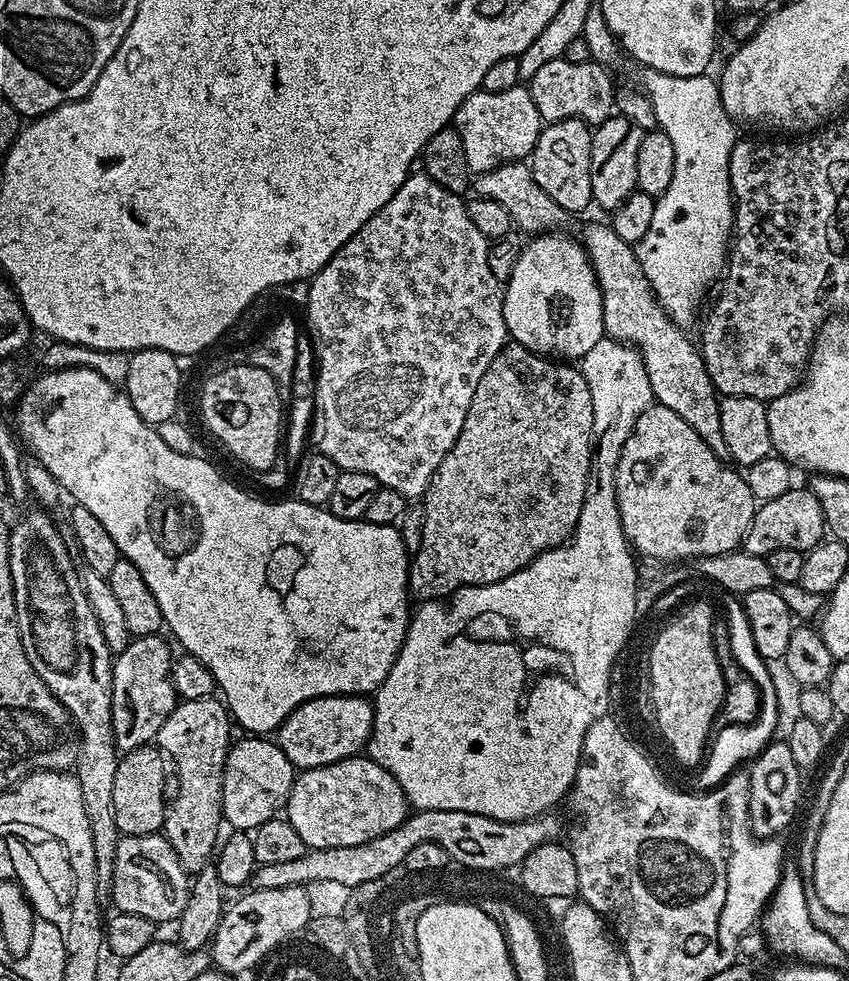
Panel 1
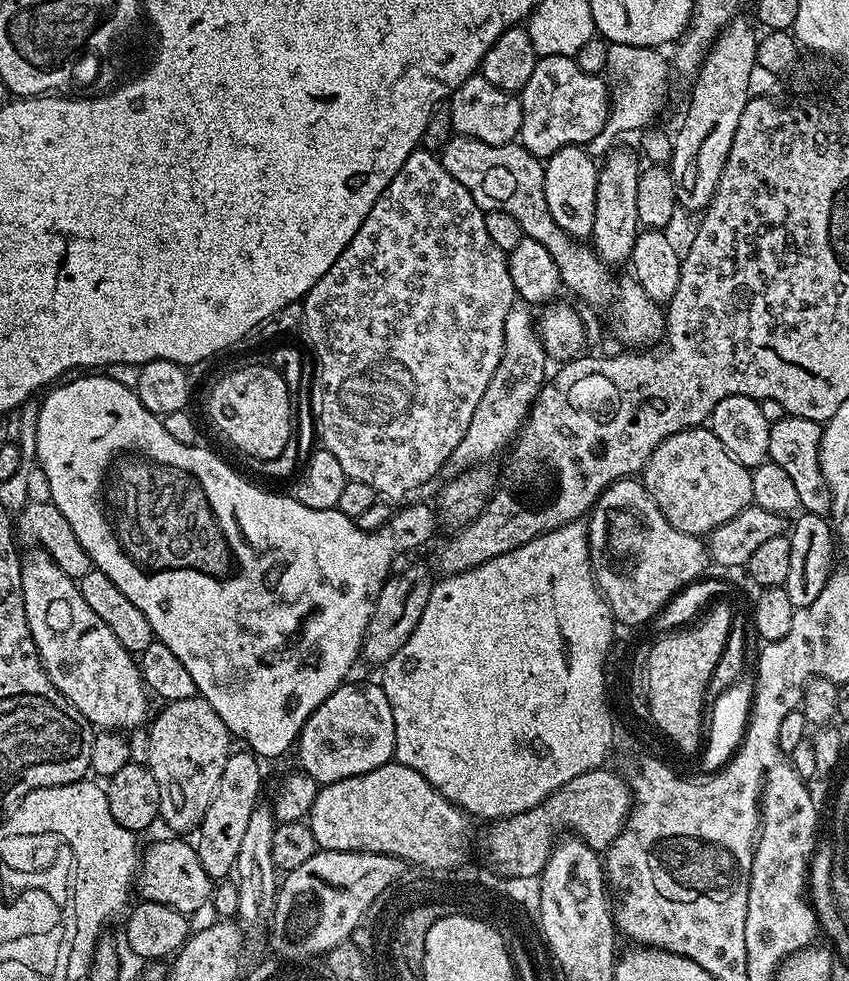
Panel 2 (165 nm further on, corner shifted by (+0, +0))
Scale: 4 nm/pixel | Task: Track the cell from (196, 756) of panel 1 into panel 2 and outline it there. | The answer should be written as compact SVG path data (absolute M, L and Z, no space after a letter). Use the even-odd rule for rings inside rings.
M199 695L194 698L186 698L185 700L174 700L163 705L164 709L155 716L151 721L152 729L148 732L148 760L146 759L146 766L154 774L154 782L158 782L158 798L160 799L160 815L159 819L164 820L164 824L168 828L173 828L173 833L188 834L191 830L199 829L202 818L206 814L206 810L210 806L210 802L214 798L214 794L218 790L218 781L222 779L222 770L226 770L226 762L230 755L230 747L228 748L228 740L230 741L230 733L226 722L222 722L222 718L218 718L218 714L214 714L214 706L210 706L210 702L201 700Z

